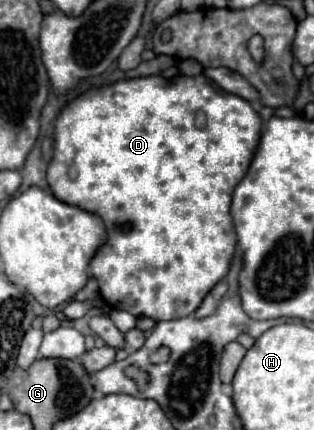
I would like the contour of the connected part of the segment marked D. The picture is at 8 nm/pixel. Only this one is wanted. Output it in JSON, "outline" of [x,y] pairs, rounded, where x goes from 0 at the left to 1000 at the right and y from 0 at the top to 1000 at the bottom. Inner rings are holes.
{"outline":[[[465,177],[465,181],[420,181],[420,186],[382,186],[350,200],[299,205],[280,209],[236,233],[223,233],[185,265],[178,293],[172,293],[172,316],[166,316],[166,372],[153,381],[153,428],[166,451],[217,474],[242,474],[261,488],[280,493],[312,493],[325,512],[338,516],[344,535],[344,558],[306,581],[299,600],[287,605],[287,642],[306,647],[318,665],[318,688],[338,698],[344,712],[401,721],[427,735],[471,735],[497,749],[510,744],[554,744],[554,740],[586,740],[605,735],[650,688],[669,679],[669,670],[701,656],[732,623],[732,605],[745,591],[752,572],[752,544],[739,526],[739,502],[732,502],[732,465],[745,447],[745,419],[771,419],[777,400],[796,386],[796,372],[809,363],[809,349],[822,340],[828,321],[828,298],[834,279],[809,260],[790,233],[771,233],[764,223],[726,219],[701,209],[682,191],[662,181],[637,177],[554,177],[554,181],[522,181],[522,177]]]}

